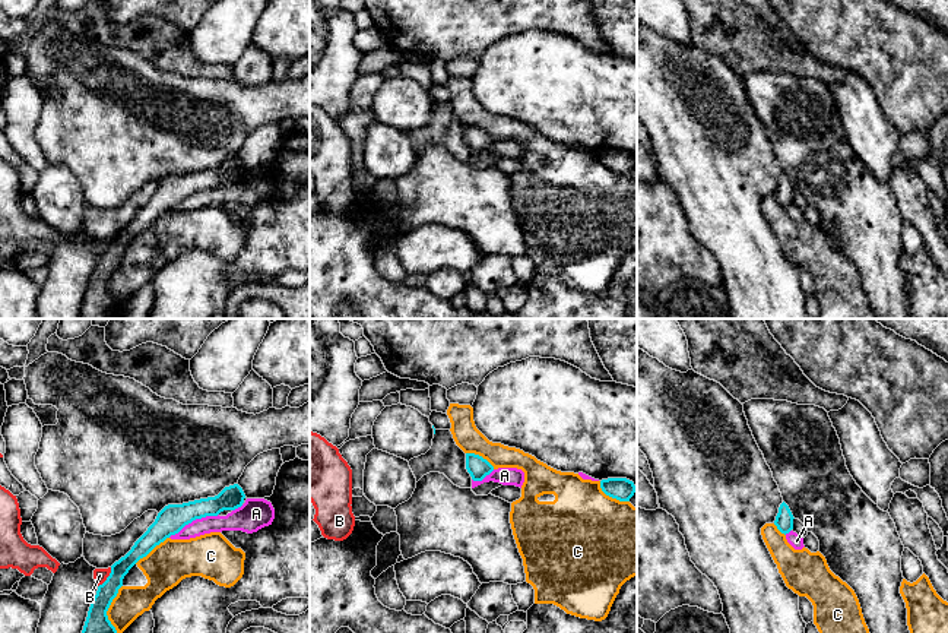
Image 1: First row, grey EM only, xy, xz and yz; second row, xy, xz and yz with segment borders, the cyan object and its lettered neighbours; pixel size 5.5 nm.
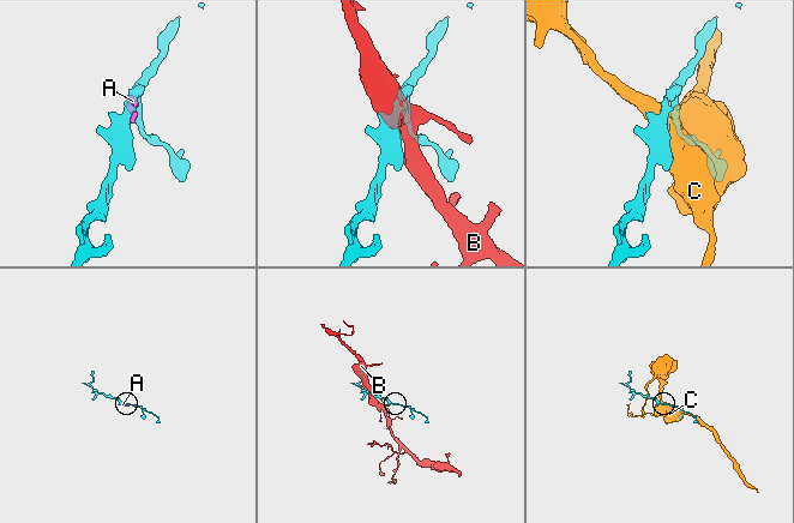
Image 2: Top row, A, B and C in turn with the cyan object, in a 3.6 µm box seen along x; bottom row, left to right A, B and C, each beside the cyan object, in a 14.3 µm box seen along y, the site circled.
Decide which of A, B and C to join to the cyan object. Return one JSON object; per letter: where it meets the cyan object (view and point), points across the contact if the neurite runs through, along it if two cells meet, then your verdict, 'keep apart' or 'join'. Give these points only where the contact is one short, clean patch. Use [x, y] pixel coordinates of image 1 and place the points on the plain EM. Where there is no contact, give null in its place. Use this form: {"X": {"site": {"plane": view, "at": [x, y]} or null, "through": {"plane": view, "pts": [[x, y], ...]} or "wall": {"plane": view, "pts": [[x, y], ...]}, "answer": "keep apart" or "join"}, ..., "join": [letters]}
{"A": {"site": {"plane": "xy", "at": [193, 192]}, "answer": "keep apart"}, "B": {"site": {"plane": "xy", "at": [107, 250]}, "answer": "keep apart"}, "C": {"site": {"plane": "xy", "at": [105, 285]}, "answer": "keep apart"}, "join": []}

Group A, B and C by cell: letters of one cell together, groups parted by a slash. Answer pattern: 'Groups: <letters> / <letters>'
Groups: A B / C

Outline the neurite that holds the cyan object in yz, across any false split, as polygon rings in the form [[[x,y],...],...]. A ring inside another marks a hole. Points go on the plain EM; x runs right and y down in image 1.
[[[783,174],[779,180],[779,186],[776,189],[774,197],[781,206],[789,206],[793,202],[793,187],[789,178]]]

